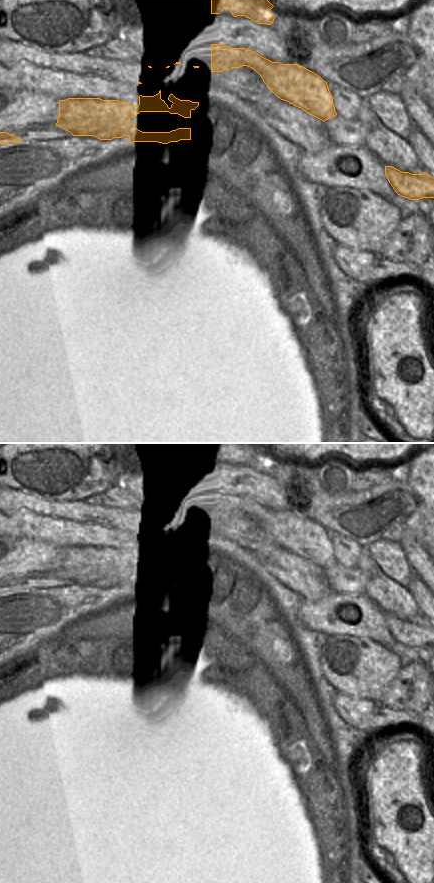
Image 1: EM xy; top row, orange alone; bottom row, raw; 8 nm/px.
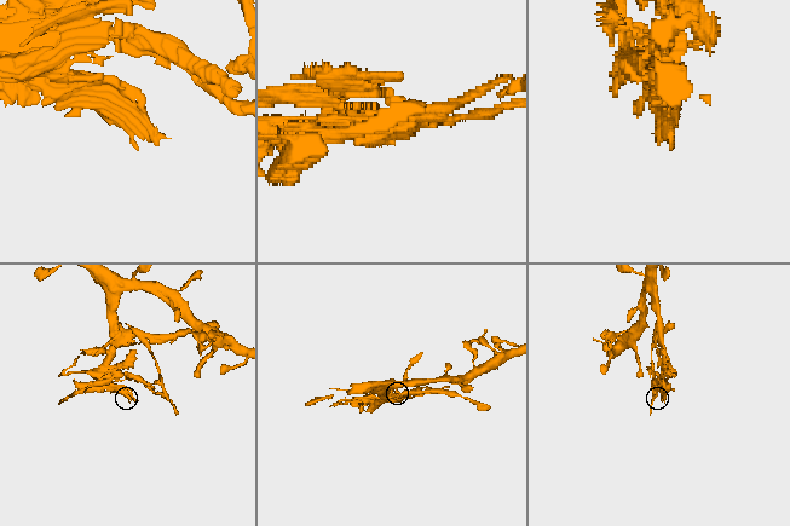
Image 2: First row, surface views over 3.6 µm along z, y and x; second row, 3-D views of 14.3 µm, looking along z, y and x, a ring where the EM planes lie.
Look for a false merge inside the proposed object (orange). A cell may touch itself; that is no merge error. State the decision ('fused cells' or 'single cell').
fused cells

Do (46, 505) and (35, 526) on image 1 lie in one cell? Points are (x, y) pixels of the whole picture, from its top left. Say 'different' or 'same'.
different

